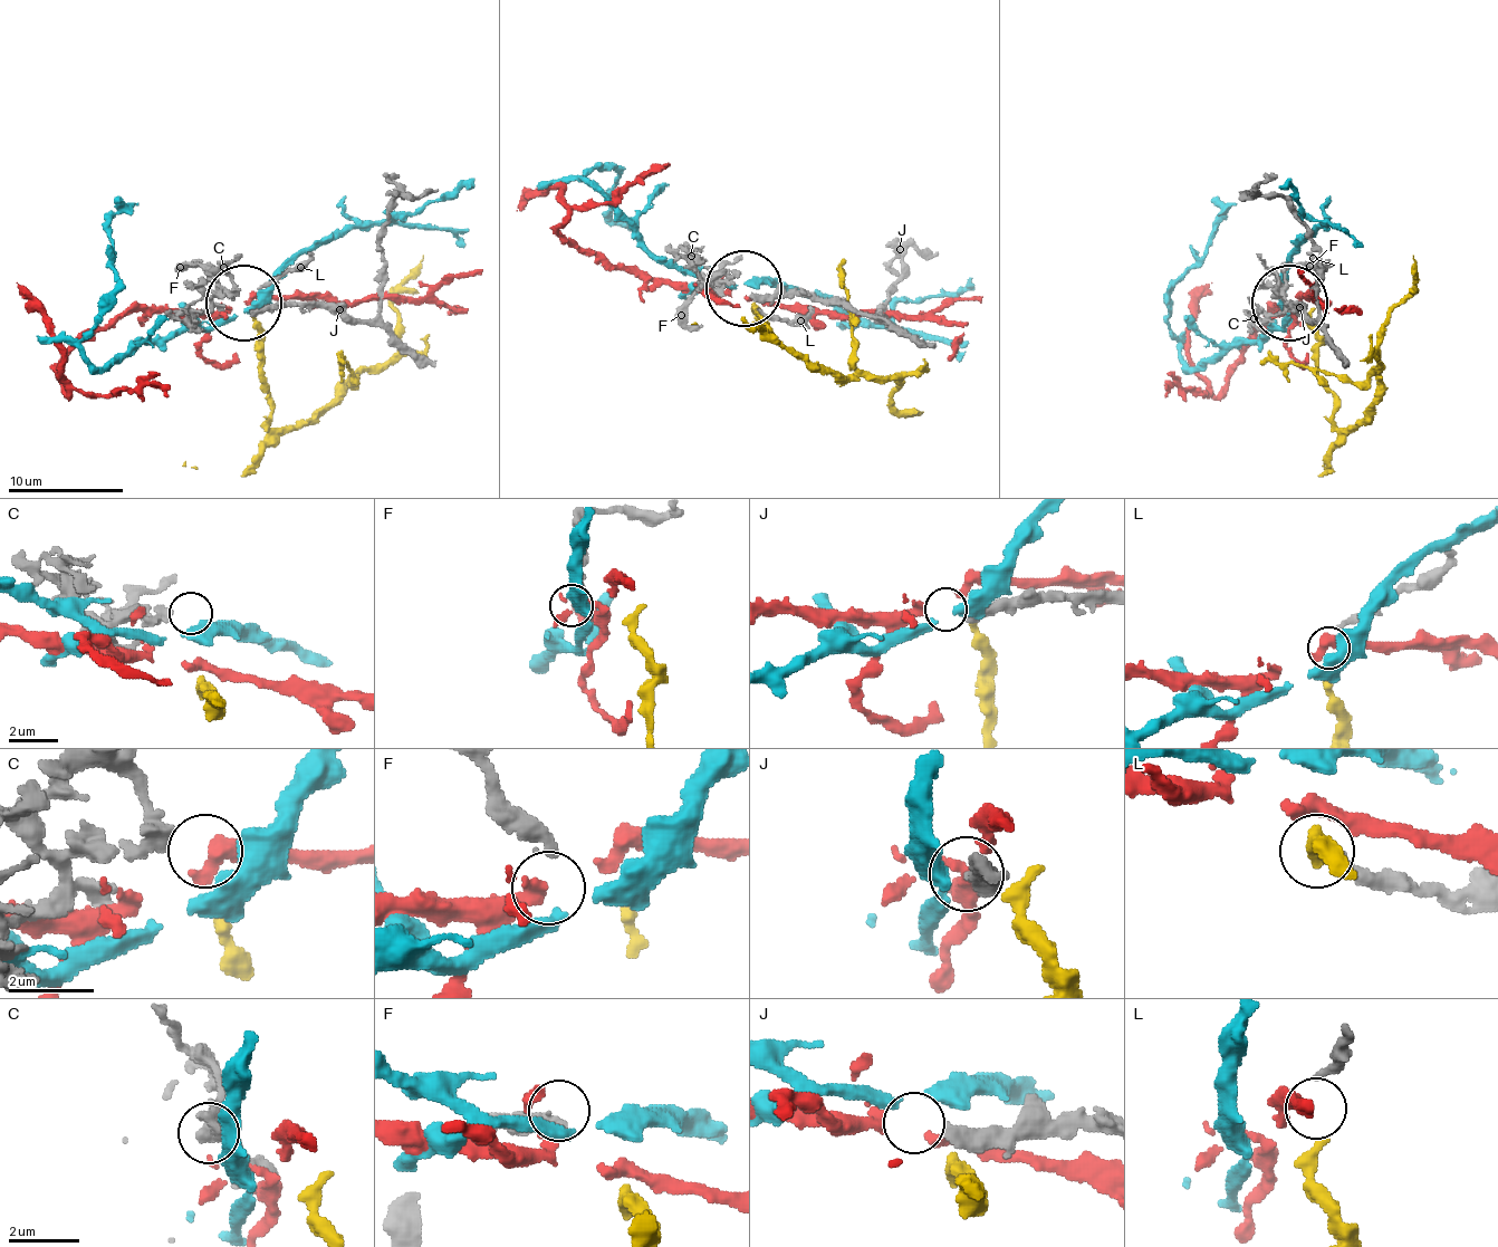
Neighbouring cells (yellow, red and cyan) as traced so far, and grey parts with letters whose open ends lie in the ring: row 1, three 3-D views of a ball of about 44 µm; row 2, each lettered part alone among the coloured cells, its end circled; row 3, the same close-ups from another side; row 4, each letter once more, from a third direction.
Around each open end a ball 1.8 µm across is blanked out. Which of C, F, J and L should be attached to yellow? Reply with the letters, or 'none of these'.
L

